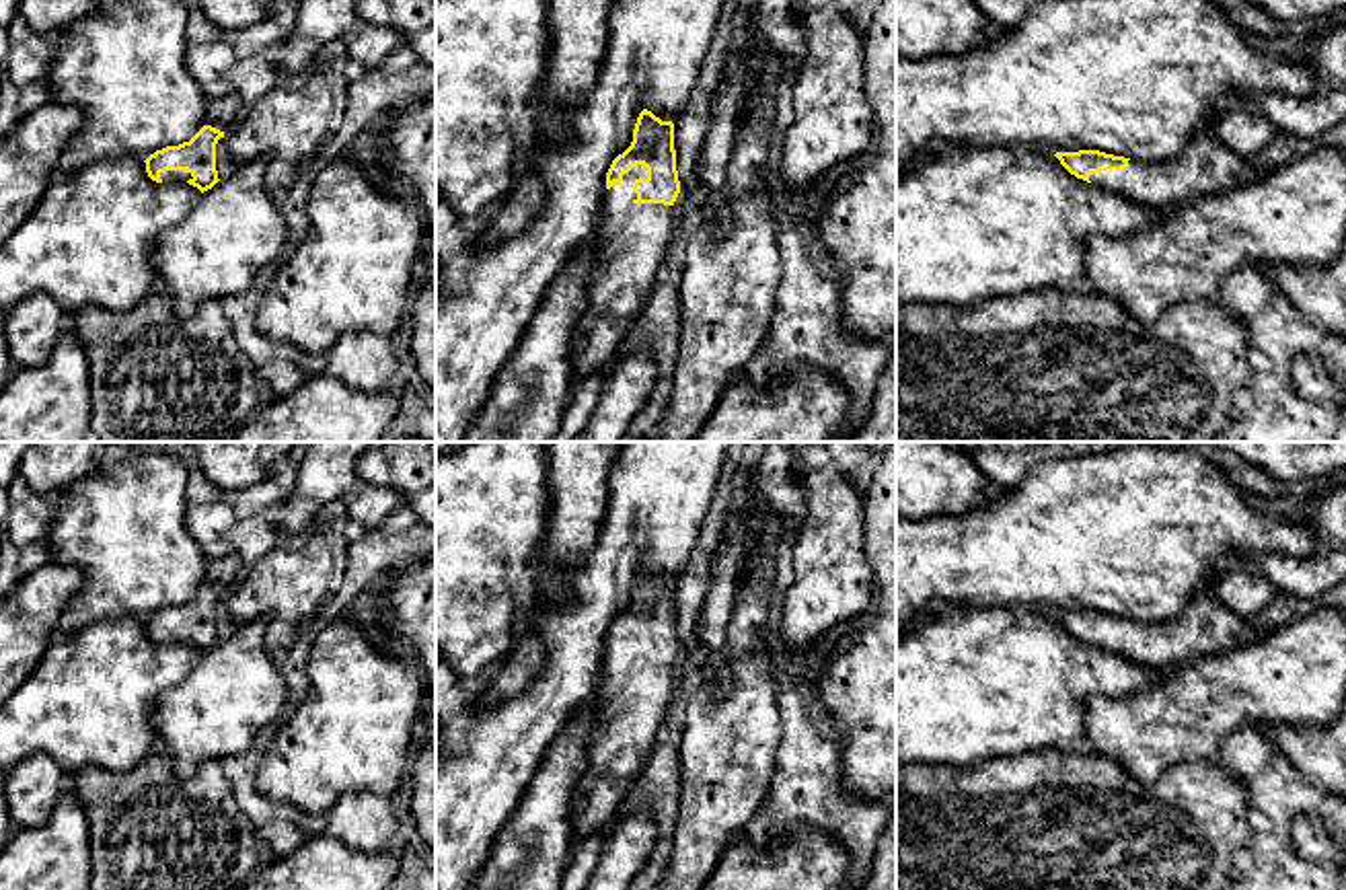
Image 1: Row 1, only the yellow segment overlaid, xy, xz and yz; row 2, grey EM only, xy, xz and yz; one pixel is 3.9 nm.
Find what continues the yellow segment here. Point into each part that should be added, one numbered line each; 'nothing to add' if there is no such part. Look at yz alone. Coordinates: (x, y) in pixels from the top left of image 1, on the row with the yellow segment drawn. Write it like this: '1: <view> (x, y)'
1: yz (1205, 167)

